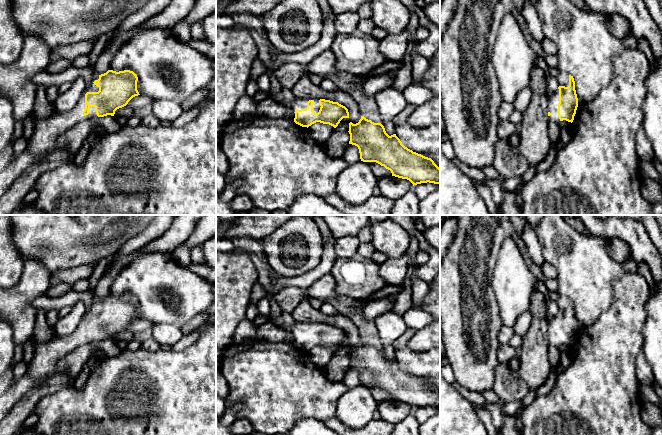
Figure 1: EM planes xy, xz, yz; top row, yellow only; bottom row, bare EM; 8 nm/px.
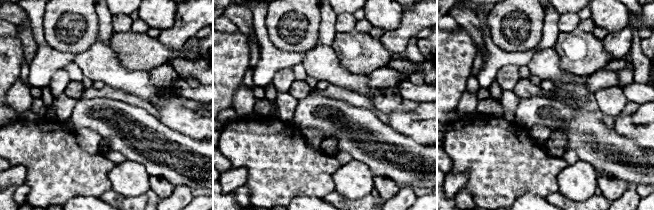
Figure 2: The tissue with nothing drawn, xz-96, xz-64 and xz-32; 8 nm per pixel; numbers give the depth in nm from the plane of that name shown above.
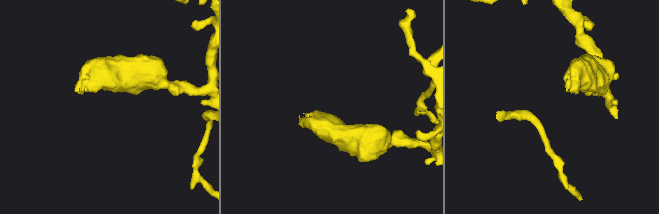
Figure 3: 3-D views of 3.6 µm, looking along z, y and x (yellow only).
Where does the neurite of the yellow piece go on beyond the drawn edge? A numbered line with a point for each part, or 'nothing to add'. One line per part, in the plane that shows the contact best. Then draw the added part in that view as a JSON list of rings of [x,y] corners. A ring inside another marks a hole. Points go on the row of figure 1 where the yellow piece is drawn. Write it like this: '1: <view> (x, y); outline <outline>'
1: xy (46, 131); outline [[[93,72],[91,84],[83,91],[82,96],[74,108],[68,112],[57,112],[46,119],[36,119],[34,133],[27,142],[24,152],[12,159],[9,164],[0,171],[0,197],[29,166],[37,162],[39,156],[54,149],[57,138],[79,122],[98,117],[94,106],[90,106],[89,114],[84,116],[85,94],[98,92],[99,87],[93,82],[99,79],[99,75]]]

